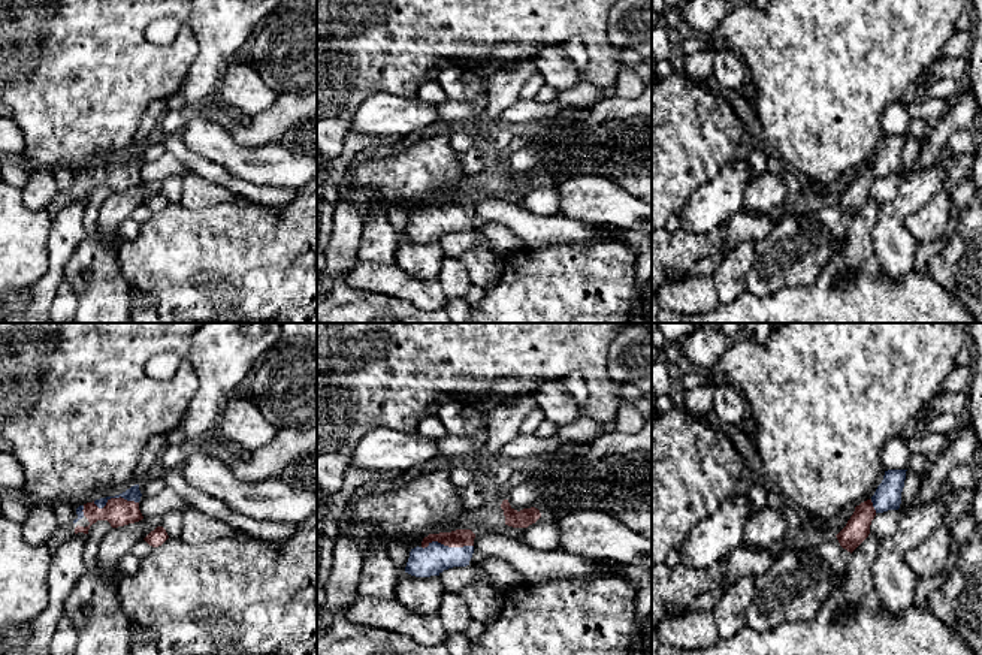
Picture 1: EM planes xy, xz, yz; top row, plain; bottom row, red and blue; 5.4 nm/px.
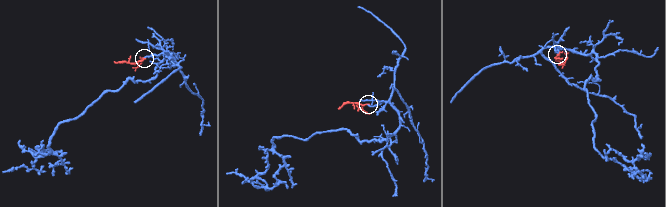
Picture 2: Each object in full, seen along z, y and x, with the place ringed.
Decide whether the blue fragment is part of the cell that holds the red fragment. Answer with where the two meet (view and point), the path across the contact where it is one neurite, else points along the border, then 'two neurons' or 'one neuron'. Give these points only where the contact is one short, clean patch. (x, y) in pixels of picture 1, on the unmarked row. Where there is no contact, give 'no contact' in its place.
meets red in xz at (447, 210); runs through xz (461, 202), (447, 210), (435, 223); one neuron

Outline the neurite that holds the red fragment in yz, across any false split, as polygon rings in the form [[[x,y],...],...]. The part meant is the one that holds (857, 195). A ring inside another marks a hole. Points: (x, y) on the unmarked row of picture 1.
[[[885,136],[874,160],[855,172],[846,191],[836,200],[843,214],[852,218],[868,202],[871,185],[877,178],[900,173],[906,136]]]

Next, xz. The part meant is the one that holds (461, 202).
[[[471,194],[429,199],[420,212],[411,214],[405,238],[430,242],[453,232],[466,232],[474,218],[474,203]]]

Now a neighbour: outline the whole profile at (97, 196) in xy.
[[[97,185],[96,188],[90,191],[88,203],[84,211],[84,220],[82,220],[84,232],[87,236],[94,233],[96,226],[97,226],[99,212],[111,193],[112,191],[108,185]]]

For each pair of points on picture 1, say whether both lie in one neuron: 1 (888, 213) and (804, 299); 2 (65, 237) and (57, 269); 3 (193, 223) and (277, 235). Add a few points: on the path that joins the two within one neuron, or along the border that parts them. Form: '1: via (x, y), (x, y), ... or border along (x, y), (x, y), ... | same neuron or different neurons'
1: border along (881, 207), (872, 232), (872, 245), (878, 262) | different neurons
2: via (62, 244), (57, 260) | same neuron
3: via (214, 235), (256, 235) | same neuron

